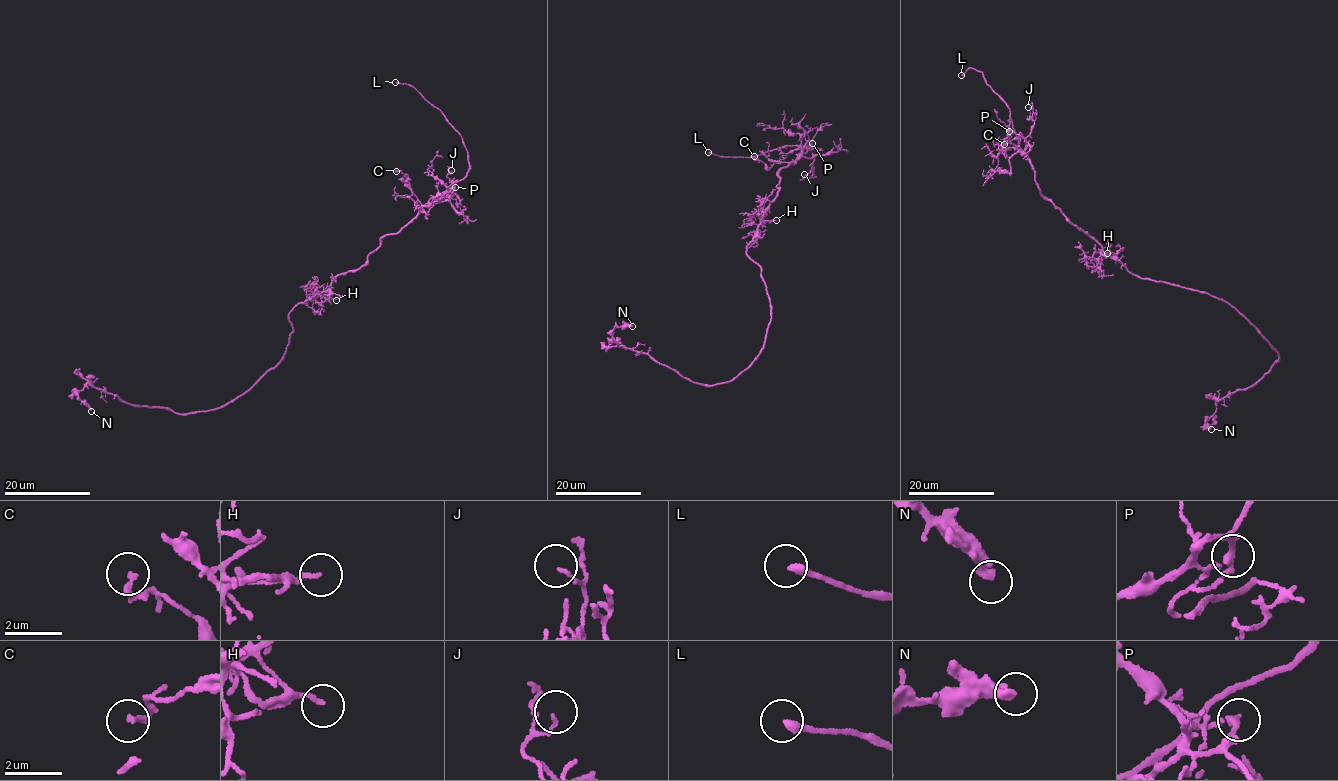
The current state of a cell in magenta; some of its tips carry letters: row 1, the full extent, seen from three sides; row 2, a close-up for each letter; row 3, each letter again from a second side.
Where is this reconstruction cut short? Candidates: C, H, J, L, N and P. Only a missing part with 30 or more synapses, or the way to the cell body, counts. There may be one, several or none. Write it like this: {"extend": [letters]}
{"extend": ["L"]}

